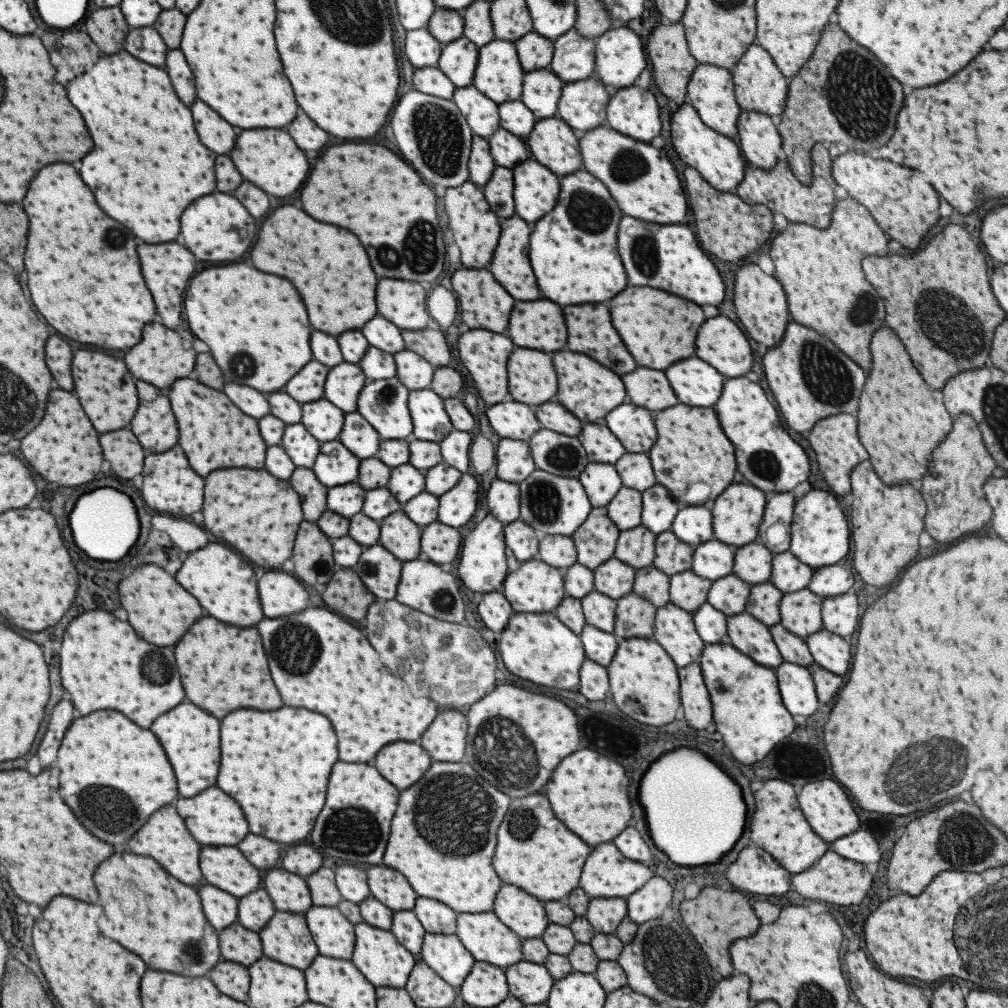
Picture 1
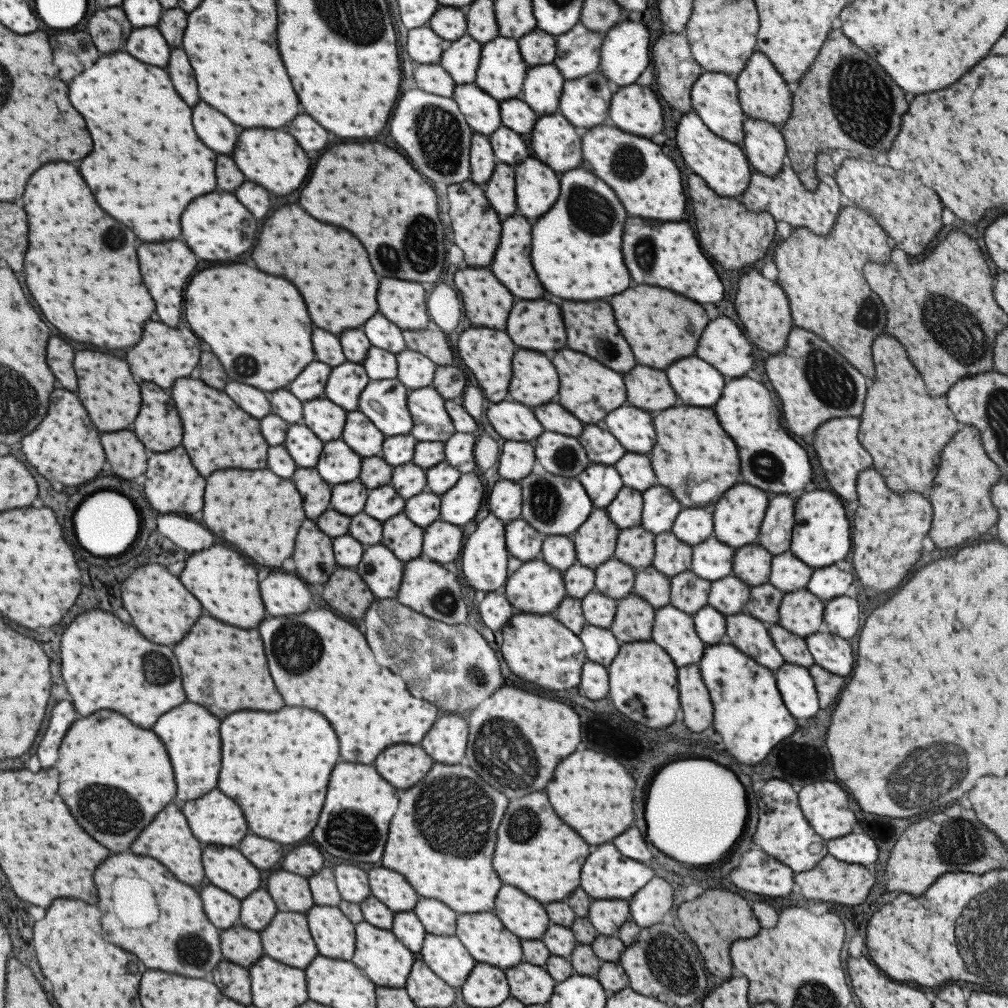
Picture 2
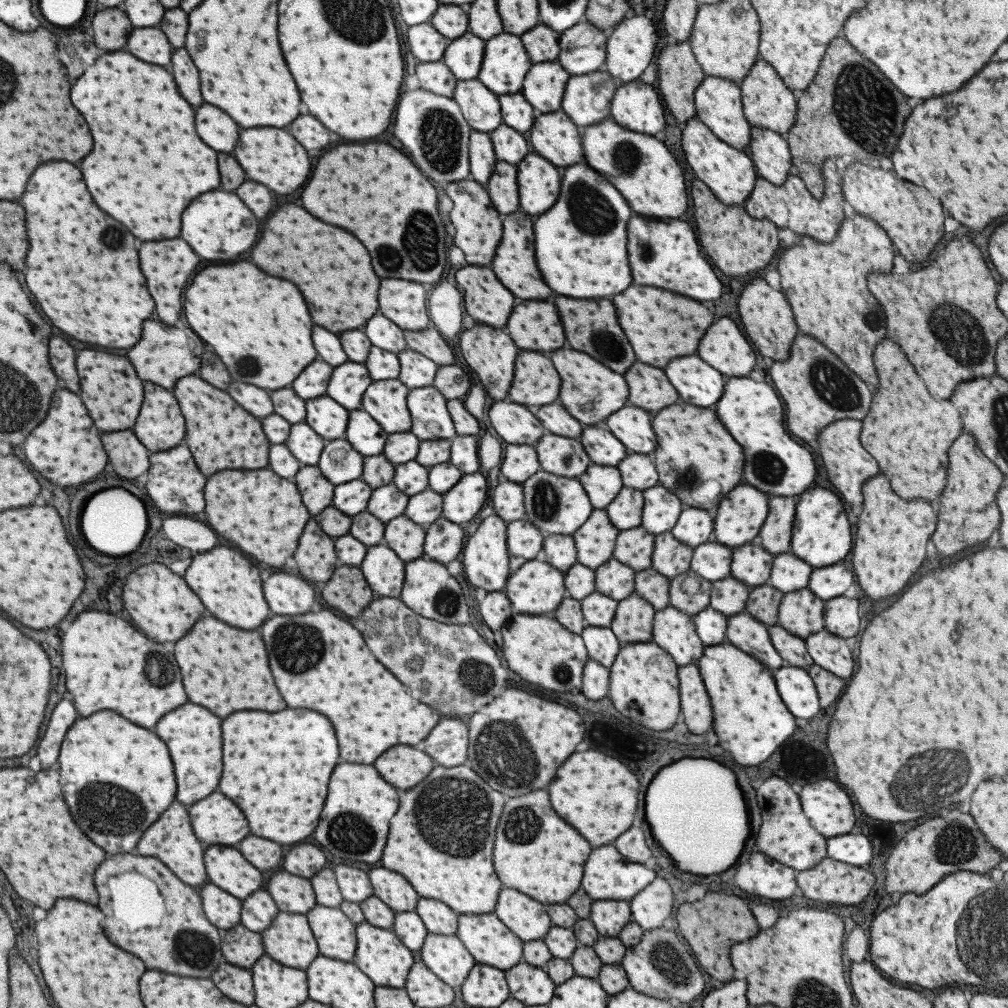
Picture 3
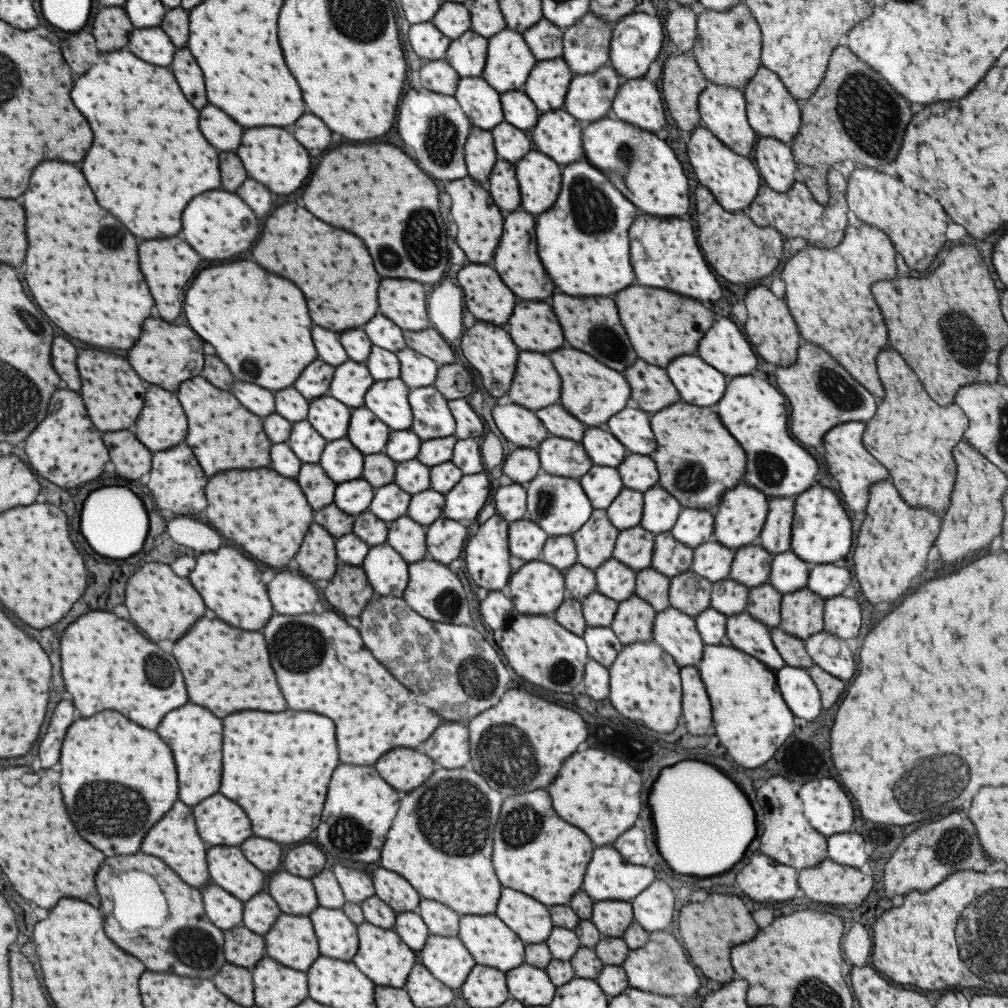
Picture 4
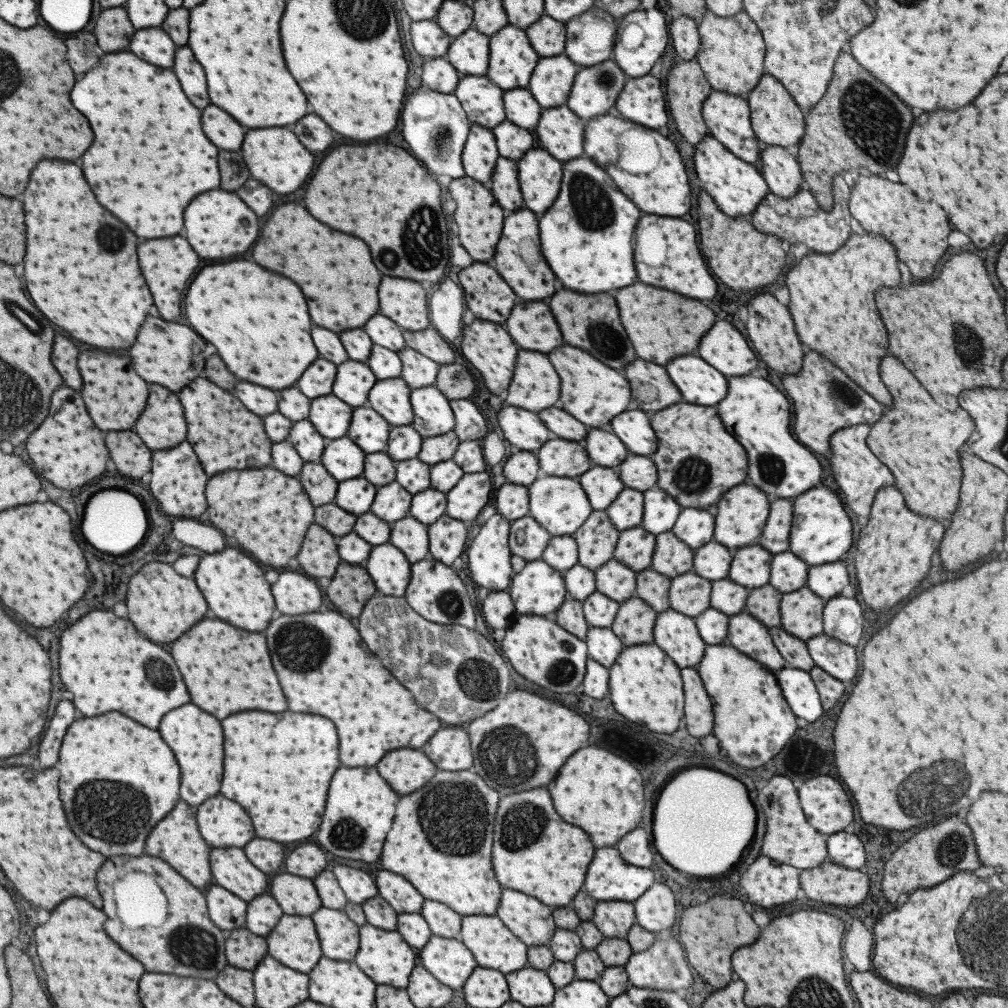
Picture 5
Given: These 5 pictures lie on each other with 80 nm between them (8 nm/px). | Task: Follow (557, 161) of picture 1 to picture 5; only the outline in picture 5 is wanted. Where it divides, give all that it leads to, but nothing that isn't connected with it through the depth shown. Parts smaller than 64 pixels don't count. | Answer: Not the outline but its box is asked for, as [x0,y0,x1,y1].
[535,105,585,162]

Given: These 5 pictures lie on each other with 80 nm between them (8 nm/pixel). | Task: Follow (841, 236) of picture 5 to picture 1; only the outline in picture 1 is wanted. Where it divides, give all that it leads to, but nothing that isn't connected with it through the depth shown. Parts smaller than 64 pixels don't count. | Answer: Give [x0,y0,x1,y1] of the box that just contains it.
[734,142,836,230]

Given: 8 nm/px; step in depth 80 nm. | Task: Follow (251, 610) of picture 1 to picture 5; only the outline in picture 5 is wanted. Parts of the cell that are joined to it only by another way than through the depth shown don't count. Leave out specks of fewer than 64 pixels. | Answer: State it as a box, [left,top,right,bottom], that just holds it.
[195,548,275,632]

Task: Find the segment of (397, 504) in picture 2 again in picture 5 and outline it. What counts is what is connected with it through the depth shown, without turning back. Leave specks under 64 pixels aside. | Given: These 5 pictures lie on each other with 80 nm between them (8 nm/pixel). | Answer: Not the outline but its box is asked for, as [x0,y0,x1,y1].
[369,482,412,524]

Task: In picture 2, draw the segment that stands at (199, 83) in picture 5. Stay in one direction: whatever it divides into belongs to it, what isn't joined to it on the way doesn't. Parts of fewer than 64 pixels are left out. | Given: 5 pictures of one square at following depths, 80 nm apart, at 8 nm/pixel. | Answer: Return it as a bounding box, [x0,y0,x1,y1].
[167,50,199,106]

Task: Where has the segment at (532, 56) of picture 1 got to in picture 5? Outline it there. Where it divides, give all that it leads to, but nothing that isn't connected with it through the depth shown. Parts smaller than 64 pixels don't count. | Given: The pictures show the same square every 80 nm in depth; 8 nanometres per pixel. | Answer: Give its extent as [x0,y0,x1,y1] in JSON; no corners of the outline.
[525,13,564,57]

